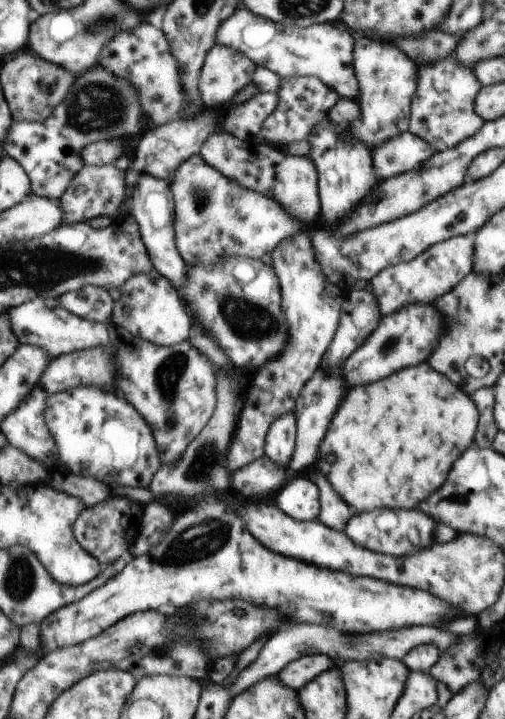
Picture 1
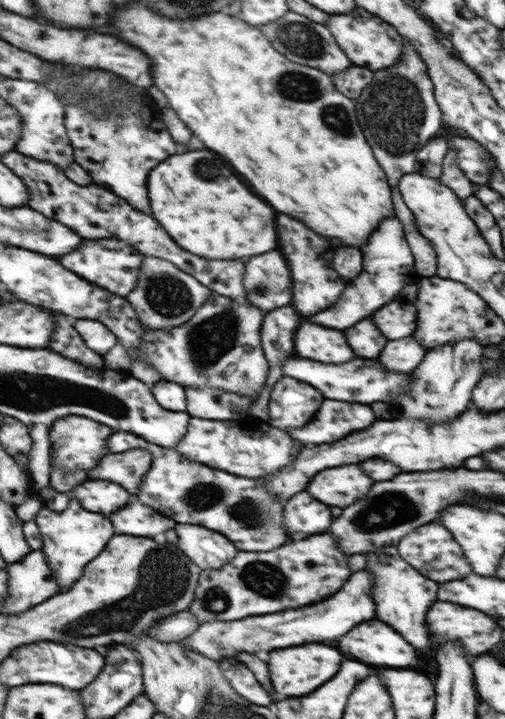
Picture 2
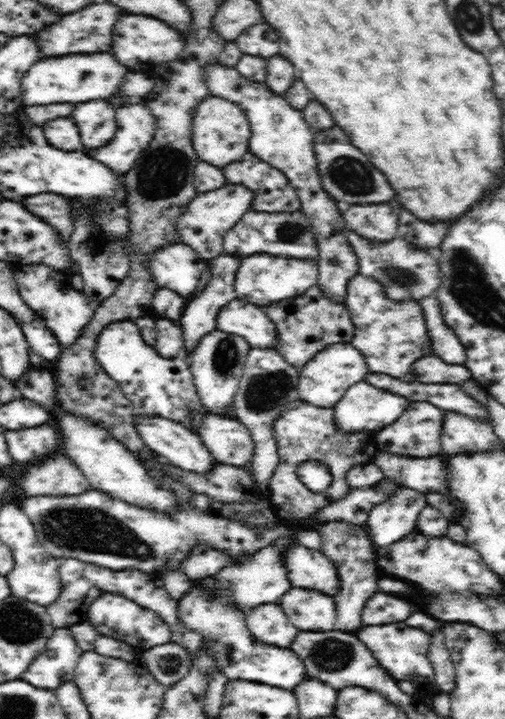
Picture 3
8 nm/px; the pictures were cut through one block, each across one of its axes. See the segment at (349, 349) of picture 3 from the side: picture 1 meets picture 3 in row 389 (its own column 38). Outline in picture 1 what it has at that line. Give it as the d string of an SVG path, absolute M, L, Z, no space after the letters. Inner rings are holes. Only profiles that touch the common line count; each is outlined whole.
M38 297L14 308L4 310L13 322L21 344L46 350L52 358L73 351L94 349L96 346L114 348L114 364L118 366L118 393L146 420L158 450L161 464L173 464L194 438L206 428L216 410L215 366L186 339L174 346L158 346L135 337L122 327L90 322L72 314L58 299Z

